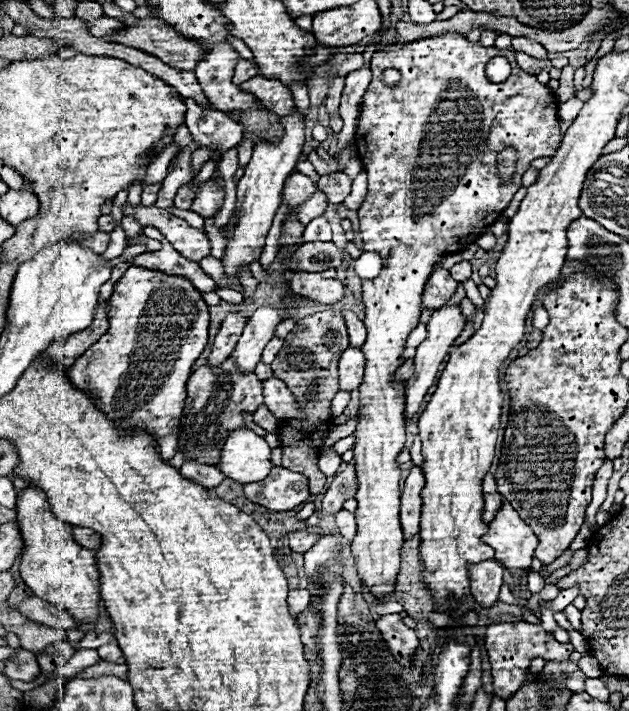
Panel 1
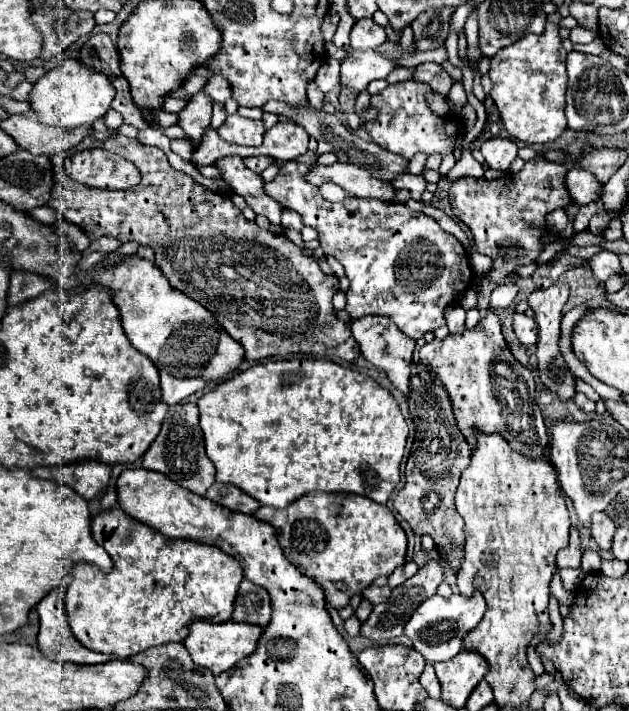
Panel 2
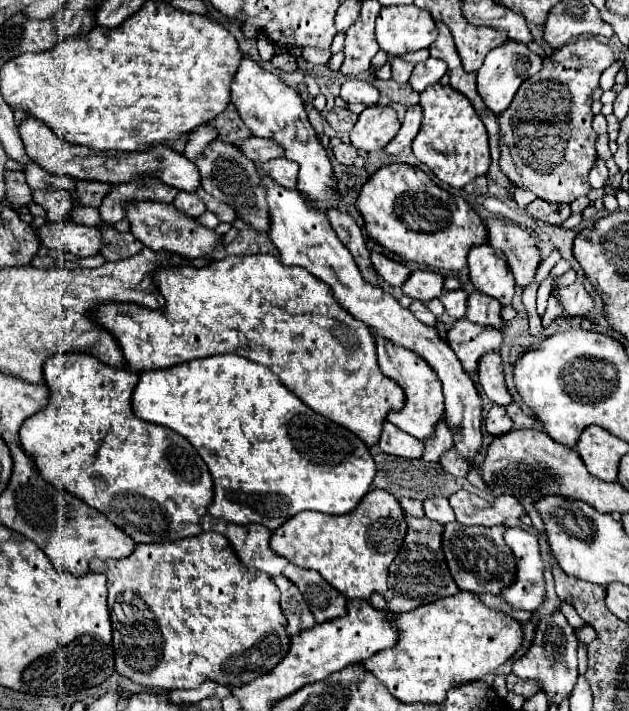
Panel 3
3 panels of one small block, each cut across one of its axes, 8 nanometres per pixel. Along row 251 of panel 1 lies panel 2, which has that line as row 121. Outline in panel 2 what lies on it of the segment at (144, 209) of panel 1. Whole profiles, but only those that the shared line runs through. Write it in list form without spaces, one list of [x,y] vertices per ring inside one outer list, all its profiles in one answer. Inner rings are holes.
[[[204,92],[192,96],[178,114],[178,126],[184,130],[184,136],[194,146],[194,150],[198,150],[206,130],[210,128],[210,116],[212,100]]]

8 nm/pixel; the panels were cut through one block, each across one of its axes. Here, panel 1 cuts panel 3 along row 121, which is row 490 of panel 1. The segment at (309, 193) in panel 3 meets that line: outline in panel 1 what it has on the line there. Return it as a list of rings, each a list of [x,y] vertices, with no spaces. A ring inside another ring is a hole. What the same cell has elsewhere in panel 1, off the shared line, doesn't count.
[[[274,466],[270,474],[252,484],[244,484],[244,496],[274,512],[288,512],[310,498],[308,478],[282,466]]]

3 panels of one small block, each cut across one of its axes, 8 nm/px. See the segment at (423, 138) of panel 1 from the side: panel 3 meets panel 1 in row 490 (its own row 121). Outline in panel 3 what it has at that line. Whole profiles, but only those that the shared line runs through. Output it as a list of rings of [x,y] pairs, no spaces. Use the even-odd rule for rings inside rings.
[[[368,106],[354,124],[350,140],[358,150],[382,150],[400,130],[396,110],[390,106]]]

